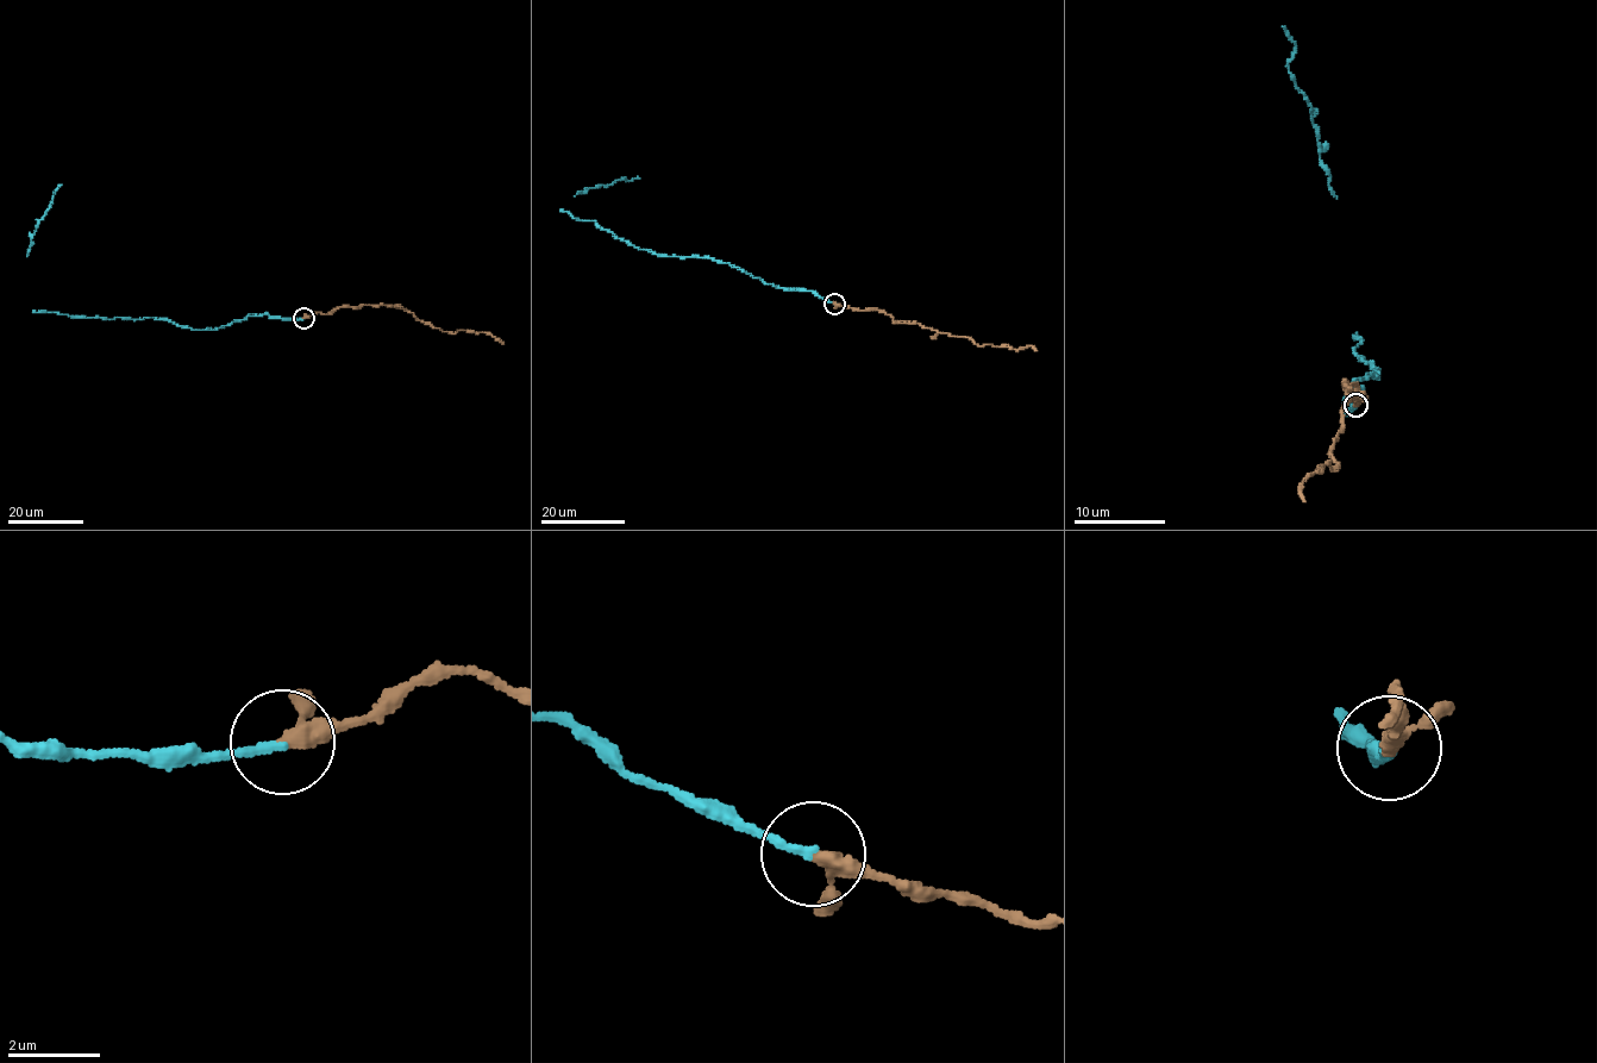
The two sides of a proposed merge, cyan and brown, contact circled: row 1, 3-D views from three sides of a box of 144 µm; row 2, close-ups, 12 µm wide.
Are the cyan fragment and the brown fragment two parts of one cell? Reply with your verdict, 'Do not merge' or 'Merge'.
Merge

